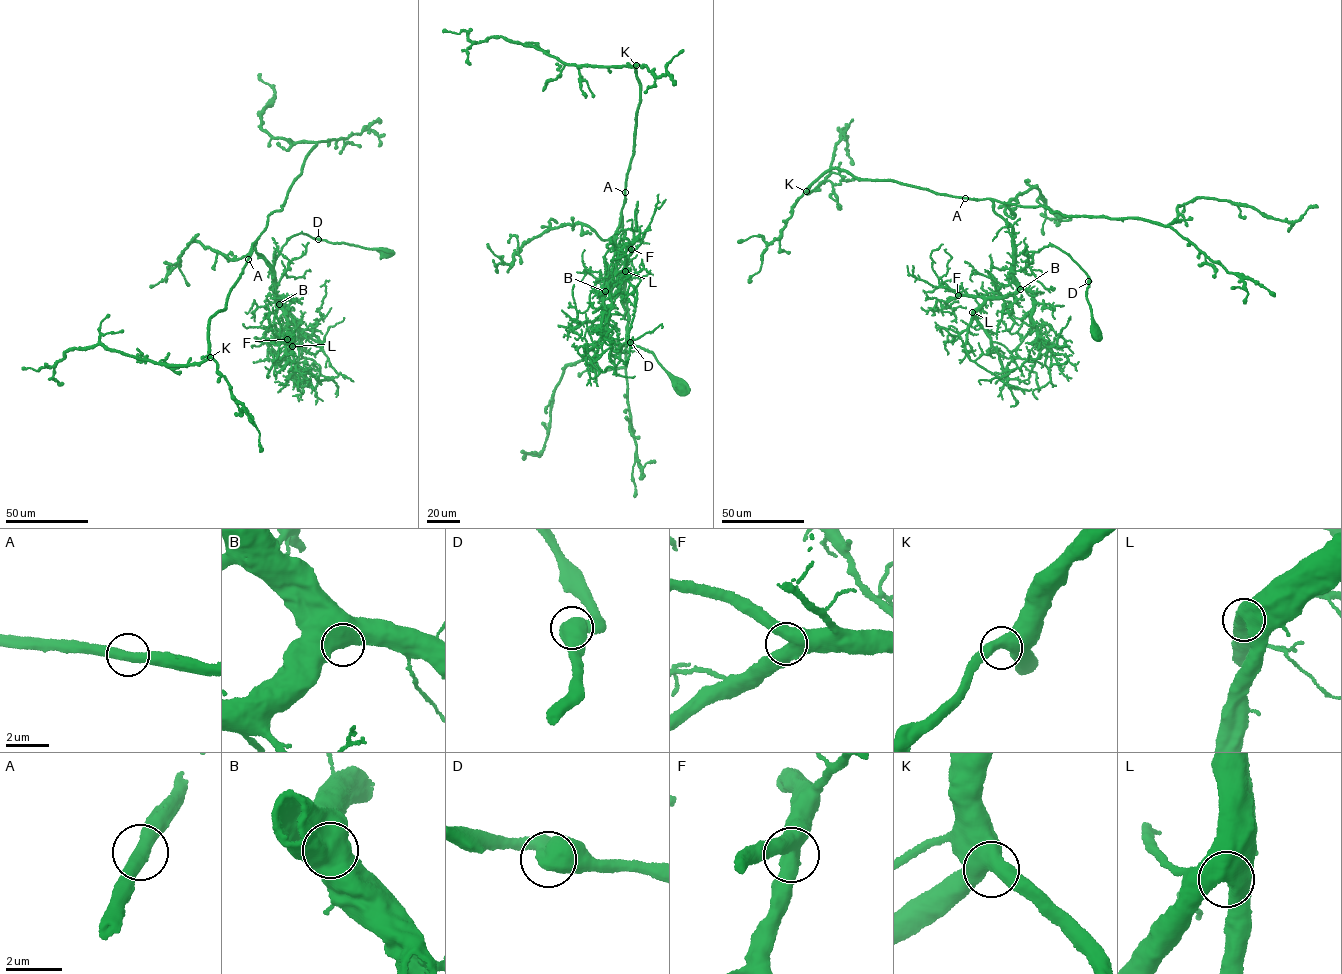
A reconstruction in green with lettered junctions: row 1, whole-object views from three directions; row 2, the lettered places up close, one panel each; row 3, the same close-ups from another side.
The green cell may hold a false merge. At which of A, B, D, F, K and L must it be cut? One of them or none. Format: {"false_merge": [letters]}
{"false_merge": []}

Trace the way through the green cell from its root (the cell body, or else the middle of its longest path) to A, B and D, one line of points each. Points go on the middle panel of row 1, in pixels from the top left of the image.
A: (680, 388), (652, 353), (628, 342), (624, 290), (610, 281), (611, 268), (618, 261), (614, 247), (625, 192)
B: (680, 388), (674, 385), (652, 353), (628, 342), (626, 294), (623, 287), (610, 281), (612, 268), (605, 291)
D: (680, 388), (674, 385), (652, 353), (630, 342)

